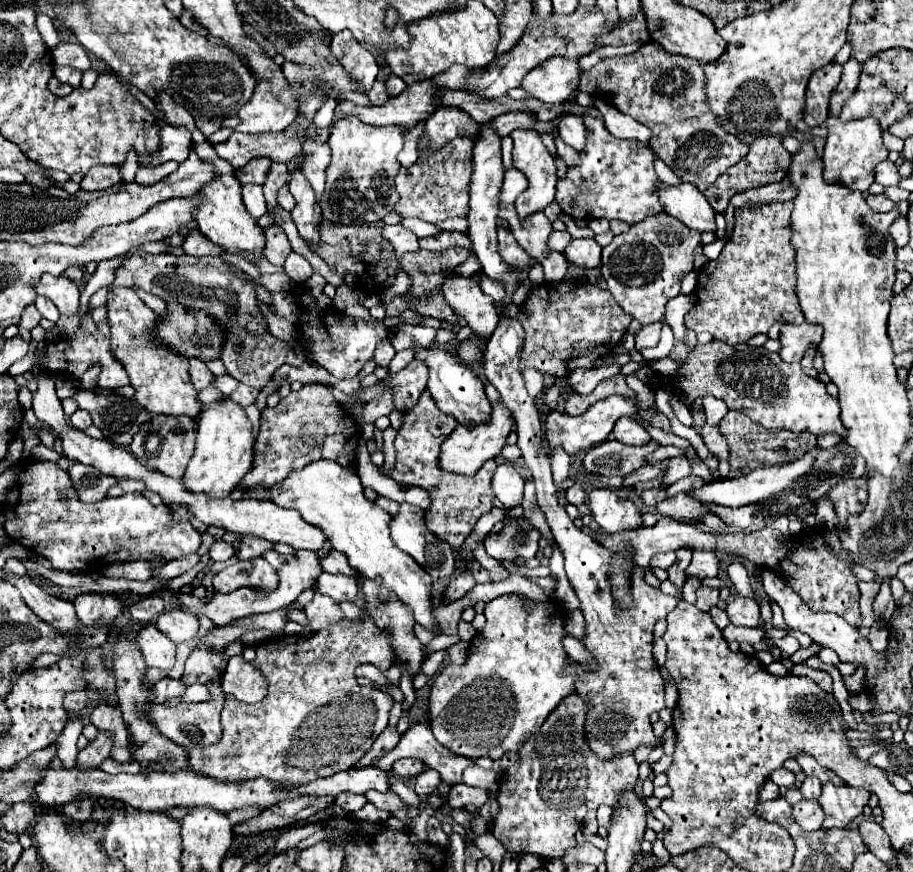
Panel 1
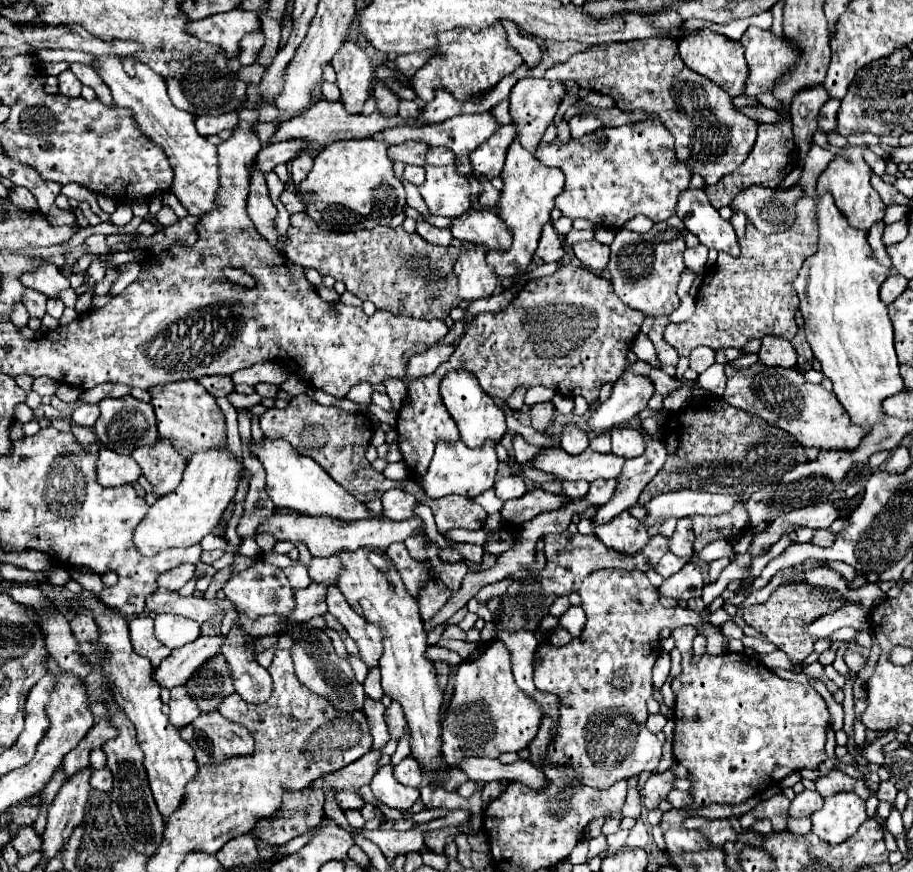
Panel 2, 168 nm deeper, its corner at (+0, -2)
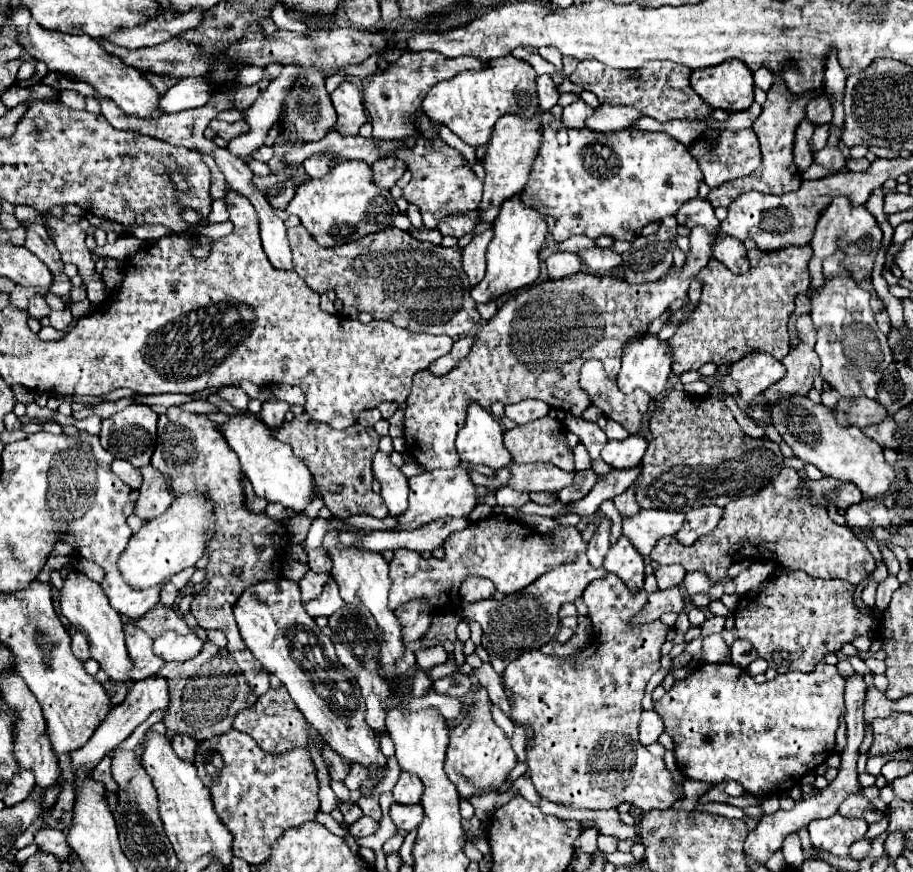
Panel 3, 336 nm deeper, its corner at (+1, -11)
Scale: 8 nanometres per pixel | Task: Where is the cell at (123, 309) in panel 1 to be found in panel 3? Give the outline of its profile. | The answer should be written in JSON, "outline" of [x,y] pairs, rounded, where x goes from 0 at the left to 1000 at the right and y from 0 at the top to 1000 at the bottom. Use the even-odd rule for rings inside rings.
{"outline":[[[187,466],[183,475],[174,477],[174,507],[170,511],[165,534],[179,541],[192,571],[205,564],[220,564],[233,576],[235,612],[225,628],[225,638],[229,638],[229,647],[225,649],[225,667],[229,672],[211,681],[209,702],[220,720],[242,722],[249,729],[251,750],[266,768],[266,775],[271,778],[271,784],[279,791],[279,796],[288,798],[295,791],[295,773],[292,768],[288,768],[288,764],[284,764],[284,759],[279,759],[275,745],[266,741],[266,732],[255,706],[255,695],[266,677],[271,677],[273,672],[308,663],[310,644],[314,642],[314,638],[306,631],[312,631],[319,622],[314,603],[310,599],[295,594],[290,587],[279,589],[268,583],[268,564],[264,557],[266,541],[262,537],[260,521],[238,495],[240,493],[225,475],[209,475],[200,472],[194,466]],[[284,626],[292,626],[299,631],[284,633]],[[260,649],[266,651],[266,665],[253,658],[253,654]]]}

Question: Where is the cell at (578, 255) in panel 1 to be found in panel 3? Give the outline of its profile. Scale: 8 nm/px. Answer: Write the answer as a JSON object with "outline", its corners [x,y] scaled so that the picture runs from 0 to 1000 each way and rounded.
{"outline":[[[645,284],[645,287],[636,287],[636,296],[643,305],[645,312],[650,314],[660,314],[660,312],[667,312],[669,307],[676,307],[682,298],[680,298],[680,291],[671,289],[671,287],[663,287],[663,284]]]}

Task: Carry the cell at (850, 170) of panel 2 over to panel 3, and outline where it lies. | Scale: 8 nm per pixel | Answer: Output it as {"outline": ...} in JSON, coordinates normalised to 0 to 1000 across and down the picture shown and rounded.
{"outline":[[[919,225],[910,232],[910,236],[899,245],[895,261],[893,261],[893,271],[886,278],[886,282],[890,284],[890,296],[886,300],[886,317],[888,317],[888,328],[886,333],[895,335],[901,323],[904,323],[904,314],[901,314],[901,296],[915,291],[915,287],[923,287],[926,289],[926,298],[923,298],[923,307],[936,319],[936,321],[945,321],[954,317],[956,303],[958,303],[958,294],[965,284],[965,261],[958,255],[958,250],[952,245],[952,241],[947,236],[932,236],[932,232],[928,232],[928,227]]]}

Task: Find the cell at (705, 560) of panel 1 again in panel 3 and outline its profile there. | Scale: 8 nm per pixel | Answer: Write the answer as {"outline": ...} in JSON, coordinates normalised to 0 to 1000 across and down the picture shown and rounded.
{"outline":[[[744,672],[731,674],[731,677],[722,677],[709,683],[709,693],[702,697],[702,702],[691,709],[691,718],[702,718],[702,716],[711,716],[722,711],[724,704],[728,702],[748,702],[750,688],[748,688],[748,679]]]}

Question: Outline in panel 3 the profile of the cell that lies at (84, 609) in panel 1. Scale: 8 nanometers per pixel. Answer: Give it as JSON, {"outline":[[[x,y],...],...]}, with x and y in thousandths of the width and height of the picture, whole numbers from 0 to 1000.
{"outline":[[[82,727],[80,729],[80,750],[87,755],[87,757],[97,757],[100,752],[97,752],[97,739],[95,739],[95,734],[91,732],[91,727]]]}

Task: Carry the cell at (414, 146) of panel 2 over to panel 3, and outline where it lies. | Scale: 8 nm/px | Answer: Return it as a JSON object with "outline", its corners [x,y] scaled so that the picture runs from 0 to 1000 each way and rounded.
{"outline":[[[419,181],[419,183],[413,183],[409,190],[409,211],[415,213],[415,216],[428,216],[444,197],[444,190],[441,186],[428,186],[428,181]]]}

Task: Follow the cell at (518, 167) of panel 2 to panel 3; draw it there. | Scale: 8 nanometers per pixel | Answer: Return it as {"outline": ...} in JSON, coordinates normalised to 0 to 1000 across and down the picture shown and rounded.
{"outline":[[[564,225],[549,236],[540,264],[542,271],[536,278],[536,287],[533,287],[533,314],[516,333],[516,342],[520,346],[544,344],[555,335],[584,328],[590,319],[590,287],[599,271],[599,257],[595,255],[595,245],[590,241],[584,241],[584,236],[573,234],[571,227]]]}

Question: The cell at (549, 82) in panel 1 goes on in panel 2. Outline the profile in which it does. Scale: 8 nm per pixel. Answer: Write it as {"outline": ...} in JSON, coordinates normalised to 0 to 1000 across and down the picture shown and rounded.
{"outline":[[[578,88],[578,91],[570,91],[563,100],[561,100],[561,107],[559,107],[559,132],[561,132],[561,139],[567,143],[570,153],[567,153],[567,159],[570,164],[578,171],[578,173],[587,173],[589,164],[591,164],[591,157],[596,155],[596,150],[600,148],[600,143],[605,141],[616,114],[620,109],[620,100],[616,93],[600,93],[600,91],[585,91],[585,88]]]}

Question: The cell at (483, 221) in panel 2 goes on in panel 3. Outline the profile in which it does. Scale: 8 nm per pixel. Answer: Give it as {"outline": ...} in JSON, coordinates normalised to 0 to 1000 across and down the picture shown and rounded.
{"outline":[[[522,241],[520,243],[512,243],[512,245],[494,245],[487,252],[481,252],[481,264],[485,266],[485,271],[498,271],[505,273],[507,268],[518,266],[522,259]]]}

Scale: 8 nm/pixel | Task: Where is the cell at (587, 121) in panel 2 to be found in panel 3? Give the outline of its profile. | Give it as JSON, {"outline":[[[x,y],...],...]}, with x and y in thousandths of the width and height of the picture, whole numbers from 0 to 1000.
{"outline":[[[660,119],[652,126],[652,131],[647,135],[643,135],[643,147],[656,149],[656,151],[674,151],[674,149],[689,147],[700,135],[704,135],[704,128],[700,128],[691,122]]]}

